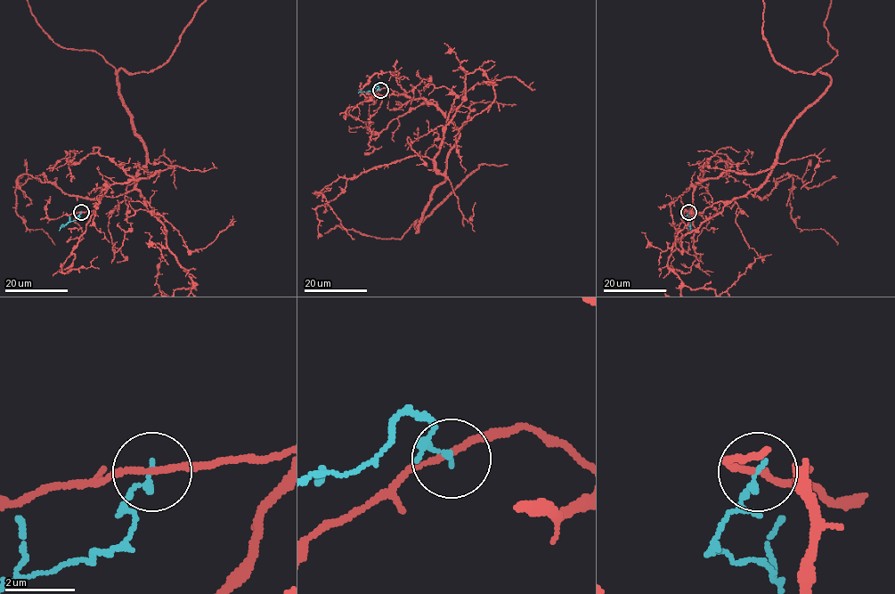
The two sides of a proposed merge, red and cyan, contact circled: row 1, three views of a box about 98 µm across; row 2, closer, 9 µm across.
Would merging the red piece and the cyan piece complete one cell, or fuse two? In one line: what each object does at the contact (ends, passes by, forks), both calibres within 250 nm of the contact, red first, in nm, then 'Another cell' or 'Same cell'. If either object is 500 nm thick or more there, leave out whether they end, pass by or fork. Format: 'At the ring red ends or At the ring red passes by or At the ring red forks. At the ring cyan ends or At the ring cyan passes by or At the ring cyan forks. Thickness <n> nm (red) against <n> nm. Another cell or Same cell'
At the ring red passes by. At the ring cyan ends. Thickness 170 nm (red) against 170 nm. Another cell

